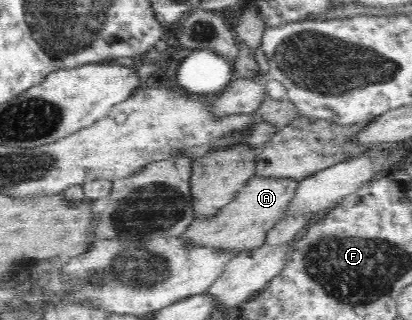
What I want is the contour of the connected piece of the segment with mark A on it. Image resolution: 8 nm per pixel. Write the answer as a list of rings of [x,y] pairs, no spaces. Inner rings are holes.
[[[254,175],[232,202],[222,206],[214,218],[195,218],[180,237],[190,245],[200,245],[224,251],[239,252],[264,245],[266,234],[286,216],[286,210],[296,194],[298,181],[289,178],[260,177]]]

